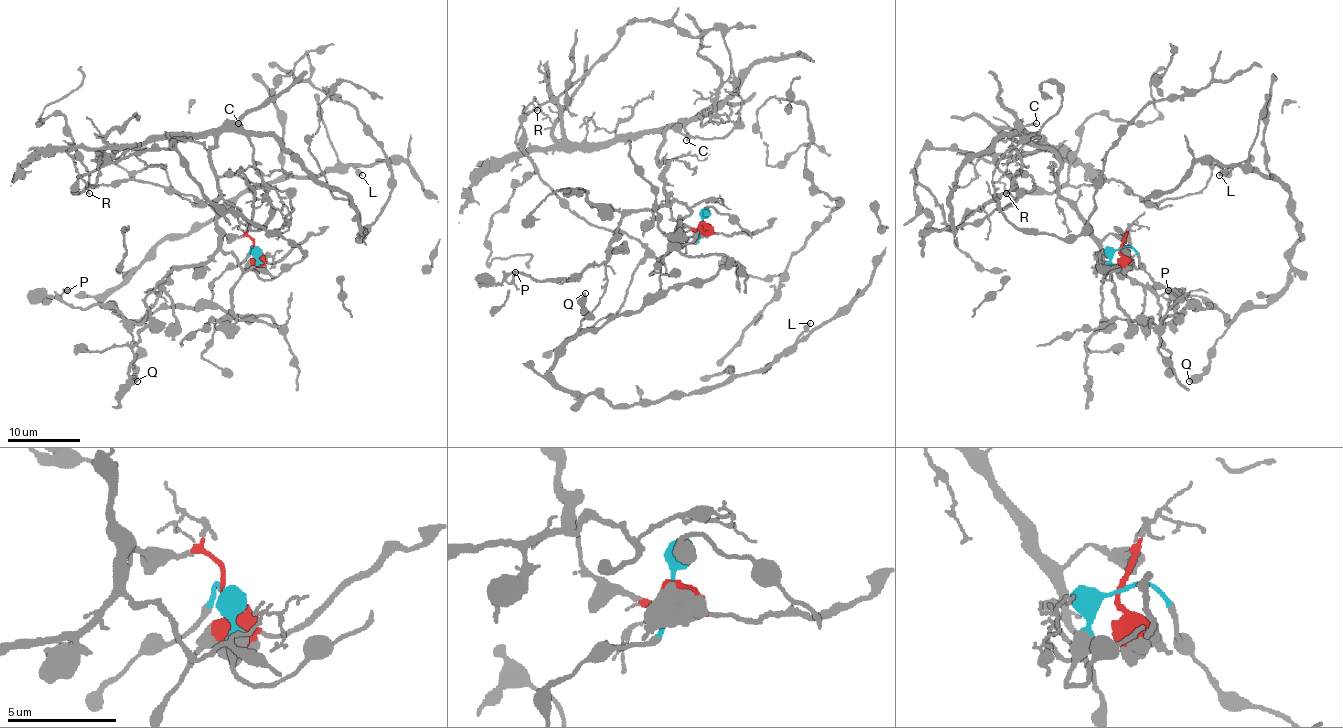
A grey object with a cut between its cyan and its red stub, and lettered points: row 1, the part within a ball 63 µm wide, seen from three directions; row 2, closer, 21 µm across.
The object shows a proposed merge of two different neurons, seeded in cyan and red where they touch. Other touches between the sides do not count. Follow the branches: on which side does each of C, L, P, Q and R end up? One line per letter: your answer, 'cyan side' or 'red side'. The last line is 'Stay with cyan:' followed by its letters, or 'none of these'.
C: red side
L: cyan side
P: red side
Q: cyan side
R: red side
Stay with cyan: L, Q

